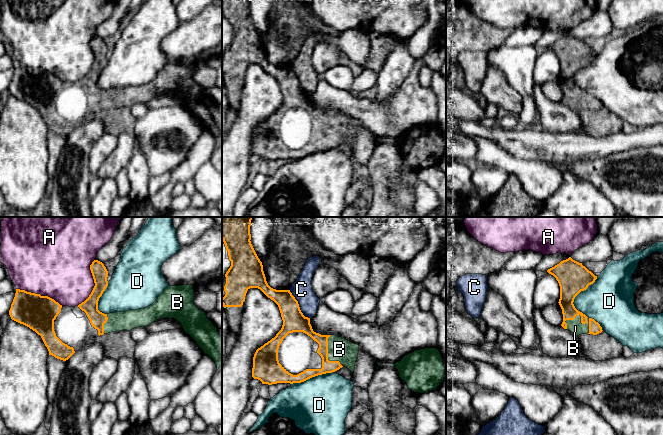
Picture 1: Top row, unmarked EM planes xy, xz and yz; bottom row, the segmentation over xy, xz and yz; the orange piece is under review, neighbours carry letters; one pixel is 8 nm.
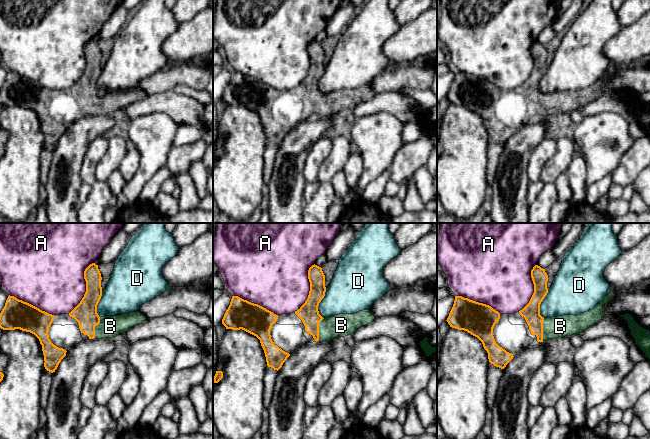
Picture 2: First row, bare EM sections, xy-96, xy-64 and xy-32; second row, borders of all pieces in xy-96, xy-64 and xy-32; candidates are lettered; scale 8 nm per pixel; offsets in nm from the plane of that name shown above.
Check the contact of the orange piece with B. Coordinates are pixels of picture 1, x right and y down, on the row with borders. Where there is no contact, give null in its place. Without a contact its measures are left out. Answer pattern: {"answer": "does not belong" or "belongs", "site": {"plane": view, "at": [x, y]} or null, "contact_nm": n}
{"answer": "belongs", "site": {"plane": "yz", "at": [581, 319]}, "contact_nm": 220}

